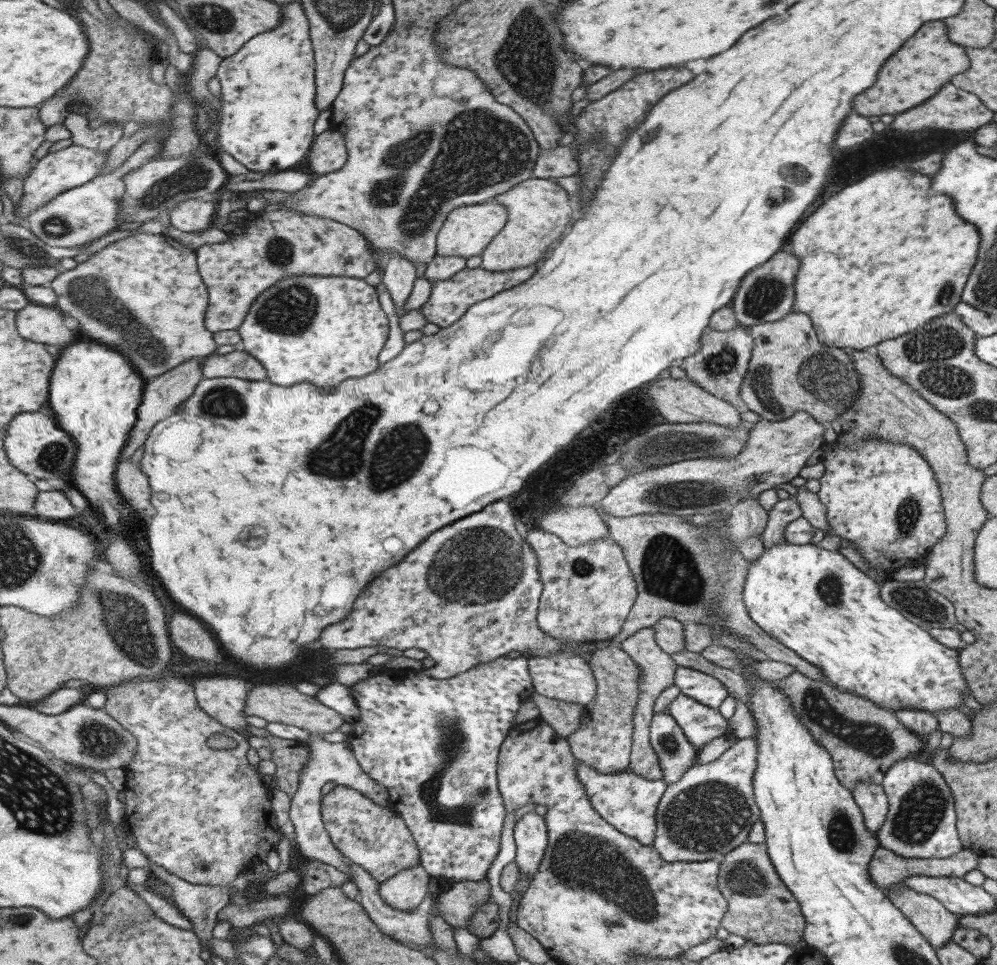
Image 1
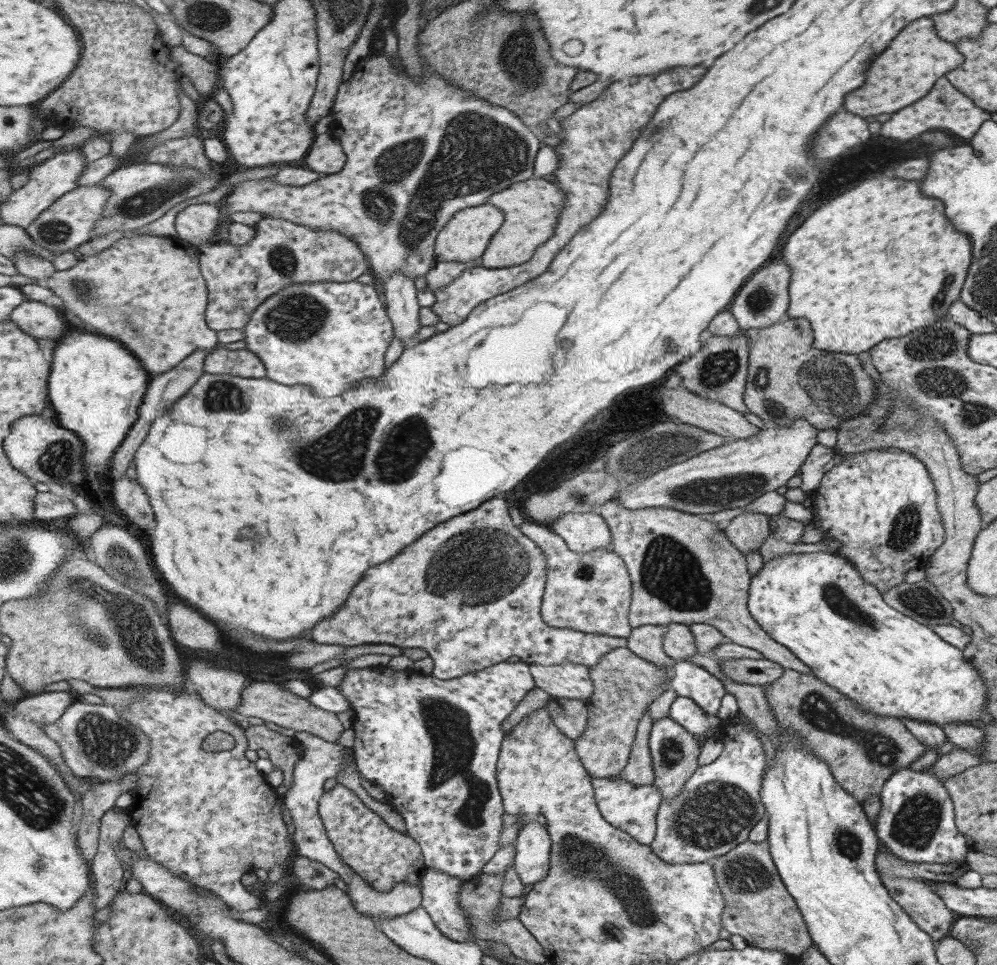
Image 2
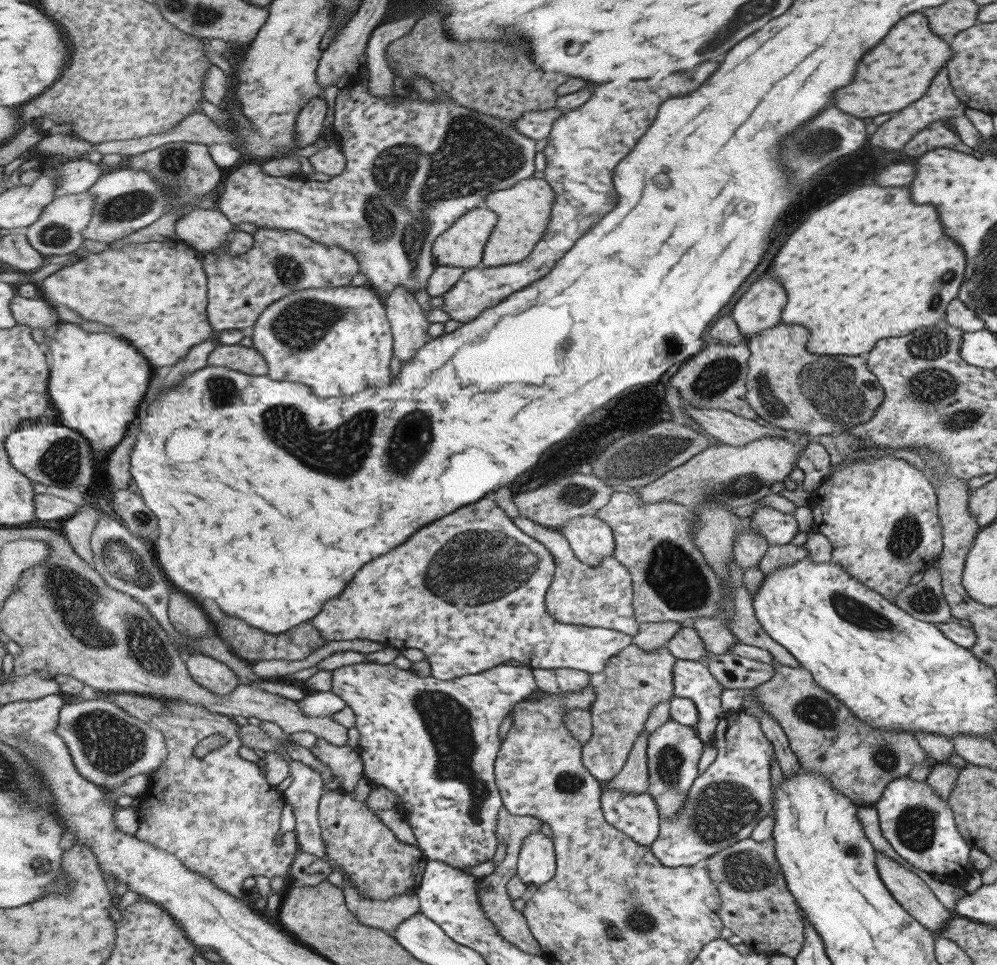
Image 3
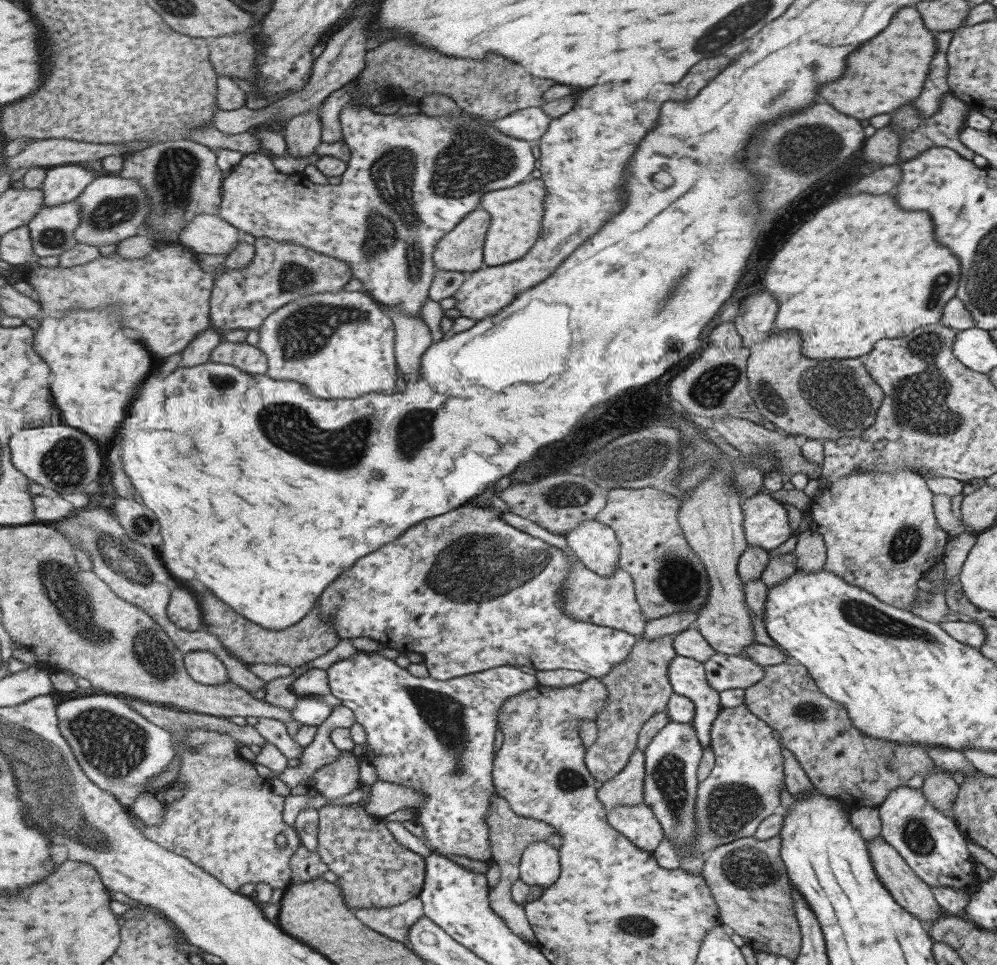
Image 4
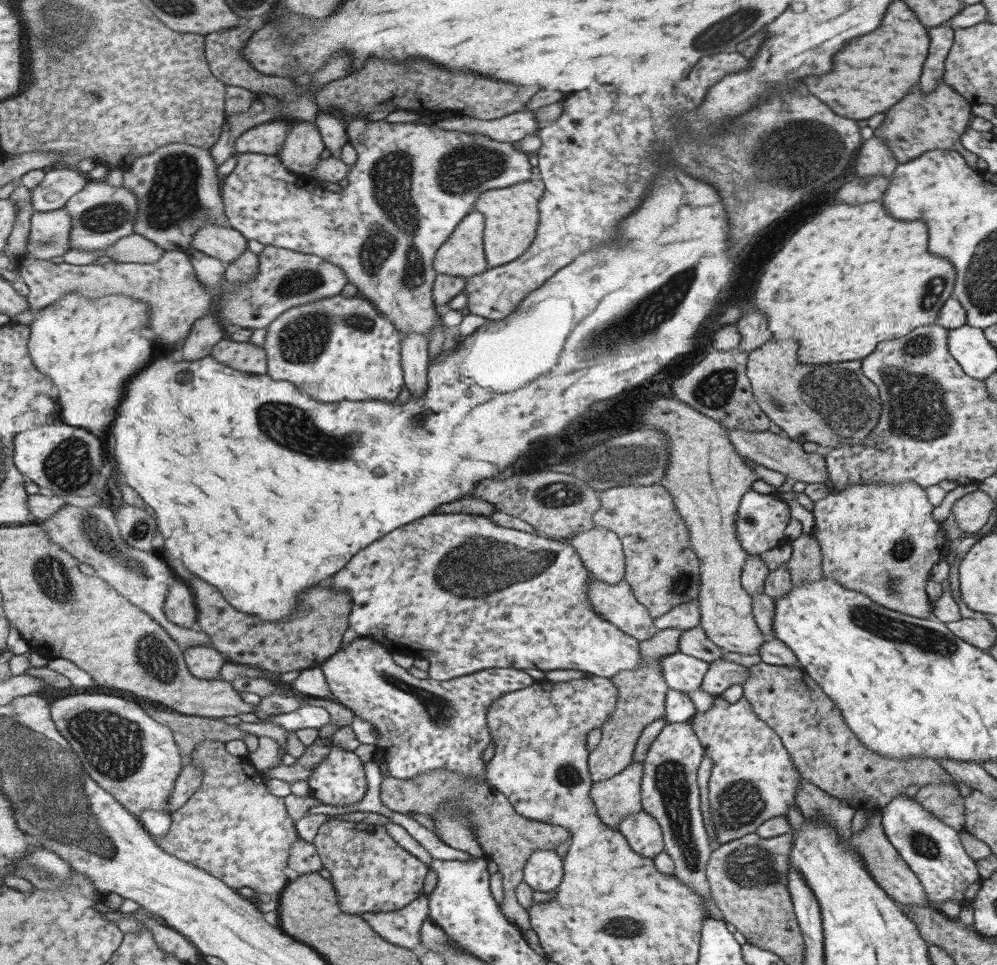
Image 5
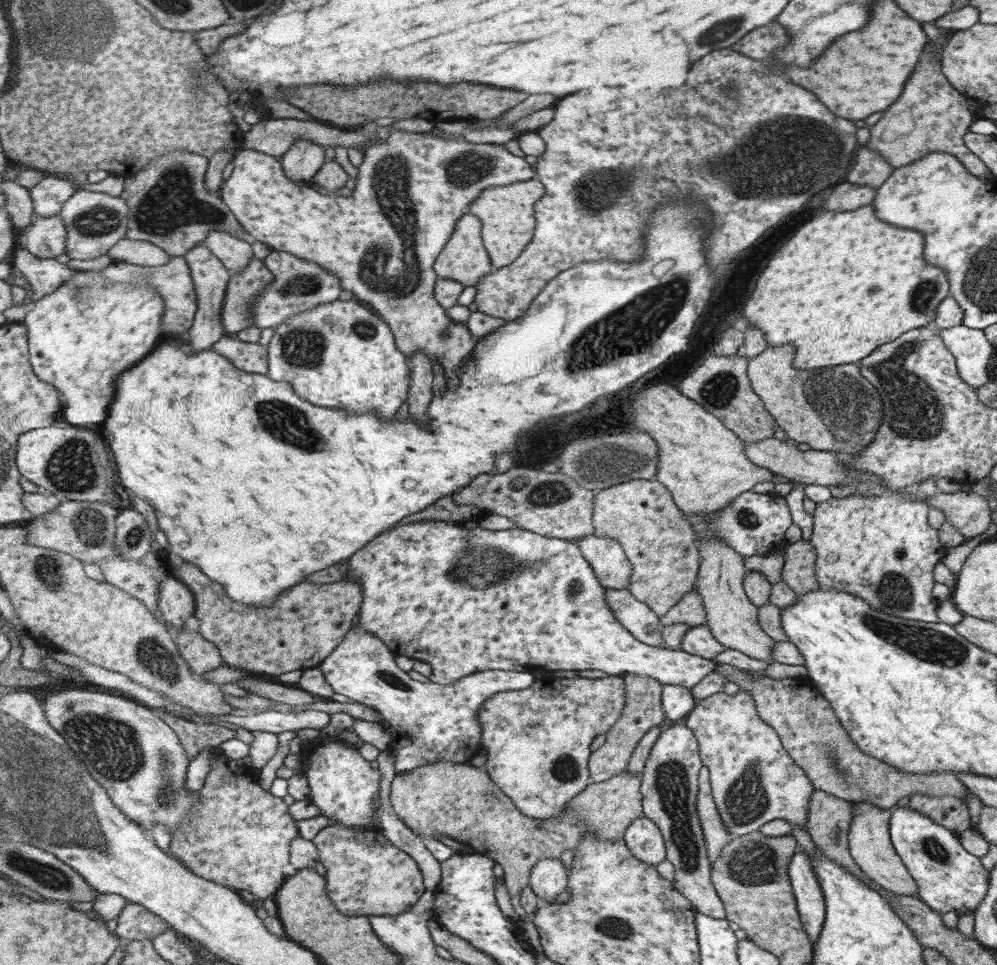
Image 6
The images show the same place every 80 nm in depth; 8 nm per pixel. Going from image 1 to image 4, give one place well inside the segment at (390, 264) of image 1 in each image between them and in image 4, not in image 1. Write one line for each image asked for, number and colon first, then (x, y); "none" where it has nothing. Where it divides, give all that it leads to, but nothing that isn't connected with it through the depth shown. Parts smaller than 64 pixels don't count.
2: (404, 308)
3: (410, 323)
4: (413, 339)

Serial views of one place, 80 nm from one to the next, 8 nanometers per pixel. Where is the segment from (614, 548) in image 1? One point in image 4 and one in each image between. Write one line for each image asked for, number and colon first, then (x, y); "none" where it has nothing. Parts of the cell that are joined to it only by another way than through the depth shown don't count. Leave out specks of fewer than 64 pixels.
2: (591, 593)
3: (597, 597)
4: (609, 601)

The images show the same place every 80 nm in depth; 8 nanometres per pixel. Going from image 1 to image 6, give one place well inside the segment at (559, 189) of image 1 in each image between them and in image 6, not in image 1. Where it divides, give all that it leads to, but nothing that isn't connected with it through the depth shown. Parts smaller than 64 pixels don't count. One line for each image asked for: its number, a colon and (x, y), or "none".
2: (532, 206)
3: (523, 210)
4: (517, 213)
5: (511, 213)
6: (506, 211)

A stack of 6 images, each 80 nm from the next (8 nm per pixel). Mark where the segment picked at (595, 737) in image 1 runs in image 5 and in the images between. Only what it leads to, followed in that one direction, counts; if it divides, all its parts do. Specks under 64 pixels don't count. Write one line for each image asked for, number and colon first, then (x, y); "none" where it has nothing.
2: (624, 684)
3: (632, 682)
4: (638, 687)
5: (641, 692)

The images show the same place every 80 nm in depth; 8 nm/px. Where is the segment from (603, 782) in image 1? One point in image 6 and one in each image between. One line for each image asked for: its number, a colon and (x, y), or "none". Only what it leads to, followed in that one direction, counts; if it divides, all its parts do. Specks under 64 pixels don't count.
2: (632, 809)
3: (635, 815)
4: (637, 823)
5: (642, 833)
6: (643, 839)

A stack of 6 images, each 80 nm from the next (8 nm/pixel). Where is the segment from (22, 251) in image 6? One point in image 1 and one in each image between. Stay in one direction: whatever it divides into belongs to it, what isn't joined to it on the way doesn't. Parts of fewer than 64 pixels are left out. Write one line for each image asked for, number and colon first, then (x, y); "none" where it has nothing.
1: (145, 294)
2: (124, 291)
3: (156, 294)
4: (167, 295)
5: (178, 298)

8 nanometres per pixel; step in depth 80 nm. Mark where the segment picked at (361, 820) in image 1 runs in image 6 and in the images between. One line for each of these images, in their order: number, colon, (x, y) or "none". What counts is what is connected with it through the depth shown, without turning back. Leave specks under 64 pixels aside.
2: (383, 857)
3: (381, 866)
4: (374, 869)
5: (372, 872)
6: (367, 874)

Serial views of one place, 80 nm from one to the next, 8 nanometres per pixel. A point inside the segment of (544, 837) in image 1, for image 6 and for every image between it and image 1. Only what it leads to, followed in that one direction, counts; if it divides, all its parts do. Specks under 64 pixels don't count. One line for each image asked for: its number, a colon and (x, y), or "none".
2: (532, 862)
3: (537, 864)
4: (541, 864)
5: (544, 872)
6: (549, 878)

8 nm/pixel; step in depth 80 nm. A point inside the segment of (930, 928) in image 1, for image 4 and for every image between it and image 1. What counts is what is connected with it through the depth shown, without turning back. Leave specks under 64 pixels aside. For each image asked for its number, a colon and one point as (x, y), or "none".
2: (917, 900)
3: (911, 892)
4: (905, 887)

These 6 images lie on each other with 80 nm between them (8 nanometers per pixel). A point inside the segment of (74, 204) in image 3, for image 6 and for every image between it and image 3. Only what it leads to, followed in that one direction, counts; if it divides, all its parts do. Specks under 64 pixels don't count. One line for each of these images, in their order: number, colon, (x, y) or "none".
4: (52, 229)
5: (50, 236)
6: (47, 237)

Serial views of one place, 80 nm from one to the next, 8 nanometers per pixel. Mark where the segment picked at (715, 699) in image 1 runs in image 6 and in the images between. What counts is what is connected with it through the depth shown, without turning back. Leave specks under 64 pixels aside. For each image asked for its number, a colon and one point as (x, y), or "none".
2: (690, 680)
3: (690, 679)
4: (687, 677)
5: (681, 672)
6: (464, 599)

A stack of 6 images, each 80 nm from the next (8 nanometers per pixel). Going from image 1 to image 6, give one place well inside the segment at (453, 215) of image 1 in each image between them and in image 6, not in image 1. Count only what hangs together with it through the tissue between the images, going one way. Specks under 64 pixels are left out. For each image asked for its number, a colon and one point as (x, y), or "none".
2: (468, 234)
3: (464, 244)
4: (463, 249)
5: (464, 254)
6: (465, 259)

